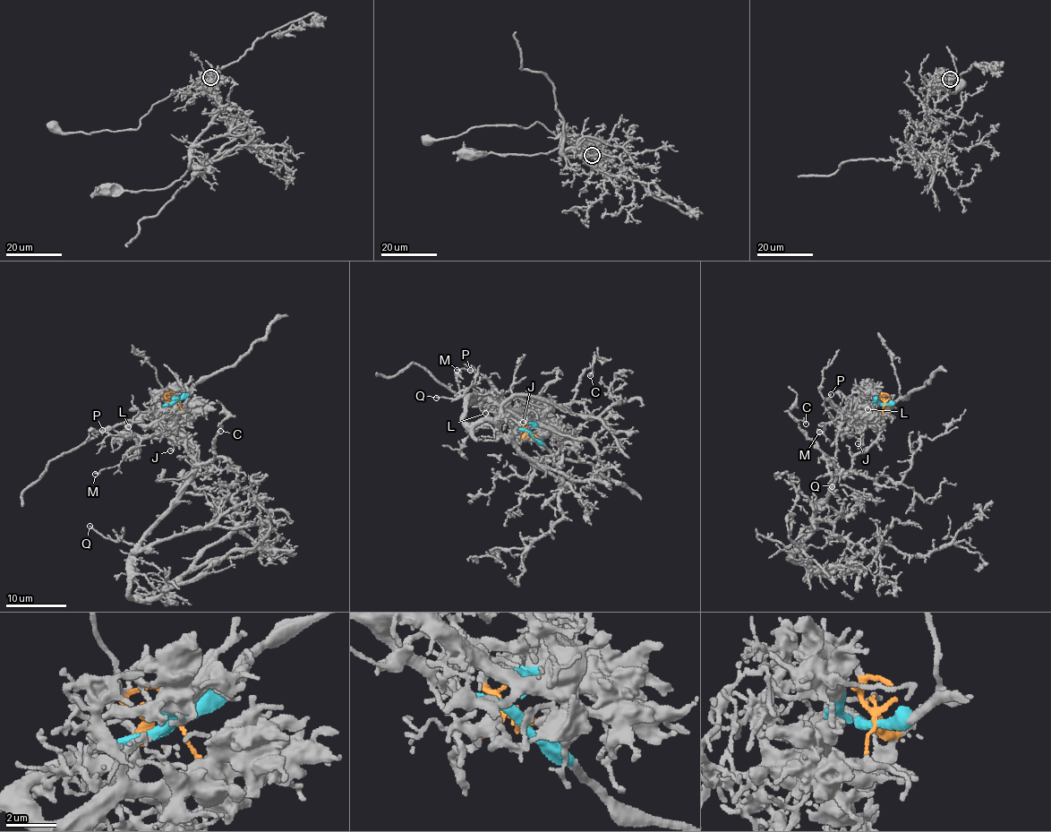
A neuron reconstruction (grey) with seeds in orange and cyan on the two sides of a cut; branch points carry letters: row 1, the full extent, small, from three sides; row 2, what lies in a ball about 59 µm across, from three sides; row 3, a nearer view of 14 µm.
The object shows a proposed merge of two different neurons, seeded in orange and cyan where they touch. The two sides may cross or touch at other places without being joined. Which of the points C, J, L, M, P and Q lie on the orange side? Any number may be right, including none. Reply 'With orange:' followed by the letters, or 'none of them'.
With orange: C, Q

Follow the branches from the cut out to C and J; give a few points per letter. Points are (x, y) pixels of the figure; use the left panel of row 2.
C: (175, 399), (166, 414), (194, 446), (198, 466), (192, 476), (214, 458), (213, 440), (221, 431)
J: (175, 401), (163, 413), (162, 428), (174, 439), (174, 449), (170, 450)

